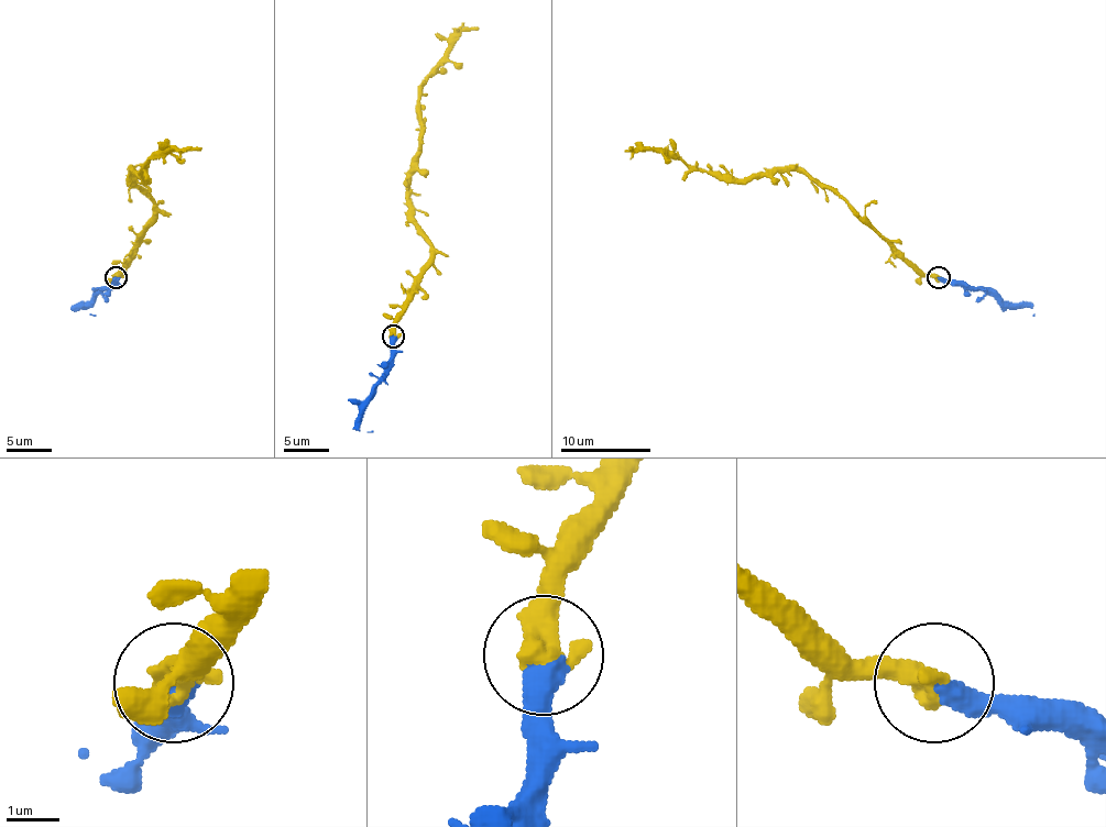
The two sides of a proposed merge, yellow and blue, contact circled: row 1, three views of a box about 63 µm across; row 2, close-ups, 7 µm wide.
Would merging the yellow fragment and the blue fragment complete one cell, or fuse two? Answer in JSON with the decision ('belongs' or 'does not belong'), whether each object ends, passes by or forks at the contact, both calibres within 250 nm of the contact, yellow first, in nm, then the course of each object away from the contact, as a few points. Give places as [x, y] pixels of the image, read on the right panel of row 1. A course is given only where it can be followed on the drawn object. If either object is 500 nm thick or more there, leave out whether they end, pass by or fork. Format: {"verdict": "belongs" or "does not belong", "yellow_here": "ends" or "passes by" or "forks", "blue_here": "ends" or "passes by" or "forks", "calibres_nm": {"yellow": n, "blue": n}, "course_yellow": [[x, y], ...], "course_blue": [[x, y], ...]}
{"verdict": "belongs", "calibres_nm": {"yellow": 600, "blue": 480}, "course_yellow": [[939, 277], [918, 275], [846, 202], [797, 171], [718, 179], [664, 153], [630, 149]], "course_blue": [[939, 277], [966, 282], [1008, 304], [1029, 306], [1033, 315]]}

